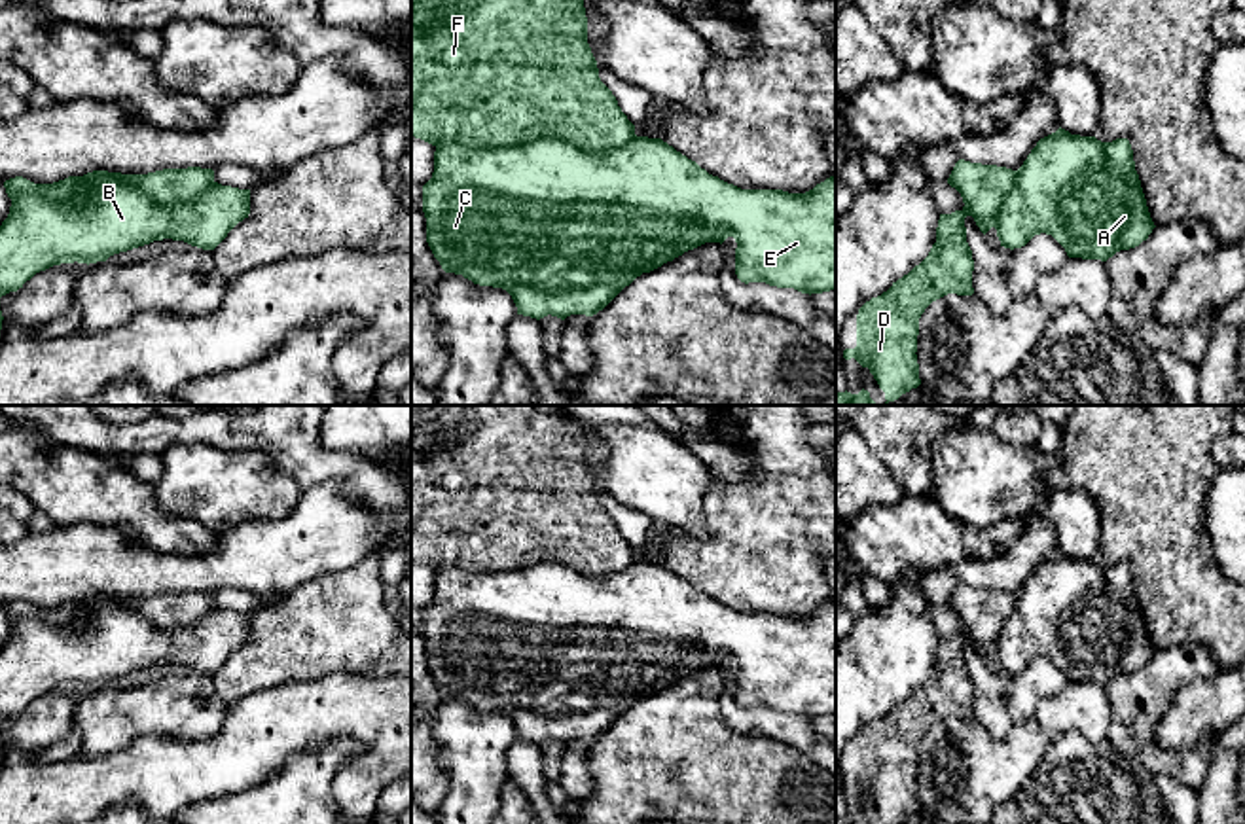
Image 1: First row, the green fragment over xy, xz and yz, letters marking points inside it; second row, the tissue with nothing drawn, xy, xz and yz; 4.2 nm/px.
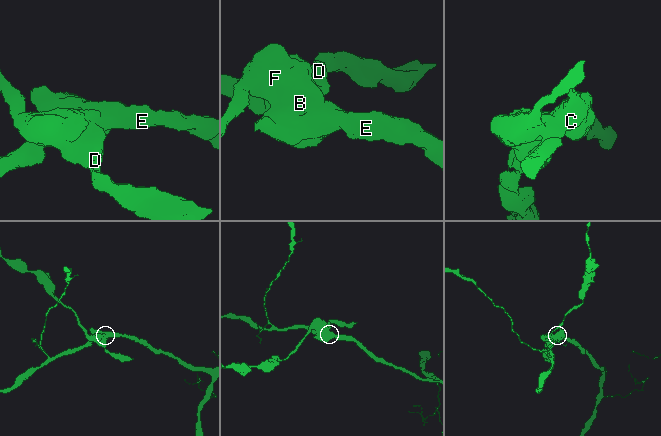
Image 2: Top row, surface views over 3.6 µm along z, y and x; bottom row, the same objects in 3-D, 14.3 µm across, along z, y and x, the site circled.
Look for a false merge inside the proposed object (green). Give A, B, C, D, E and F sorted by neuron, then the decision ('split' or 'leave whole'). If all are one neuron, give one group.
A B C E / D F | split

